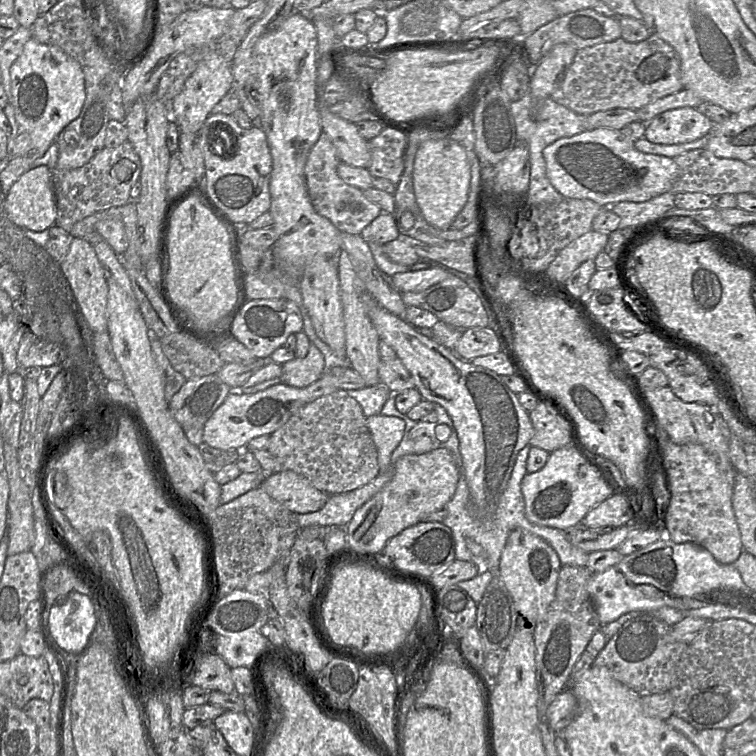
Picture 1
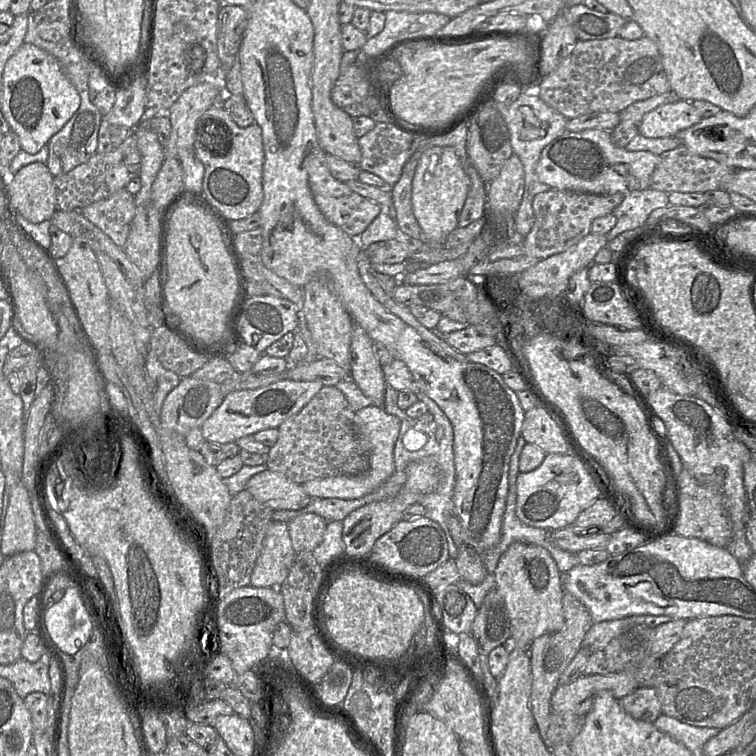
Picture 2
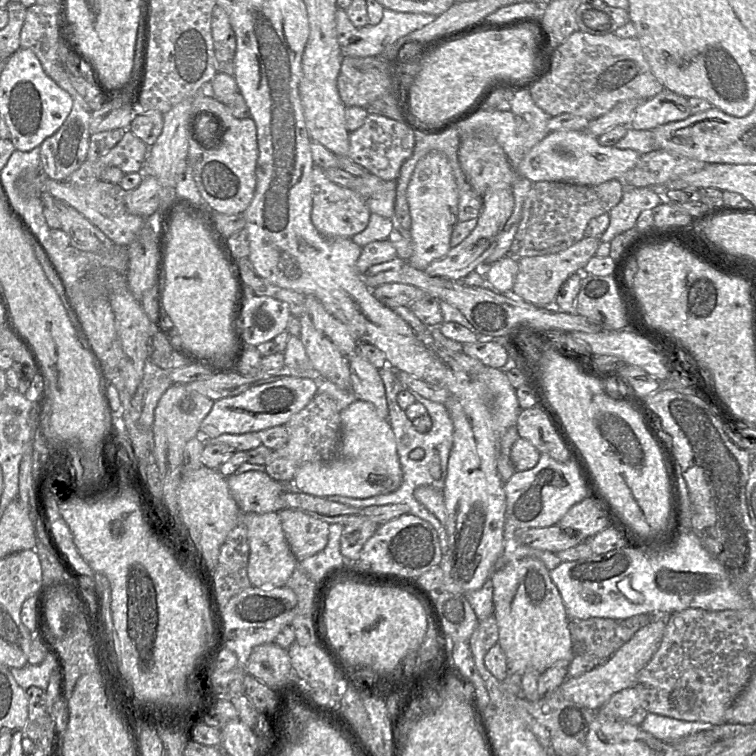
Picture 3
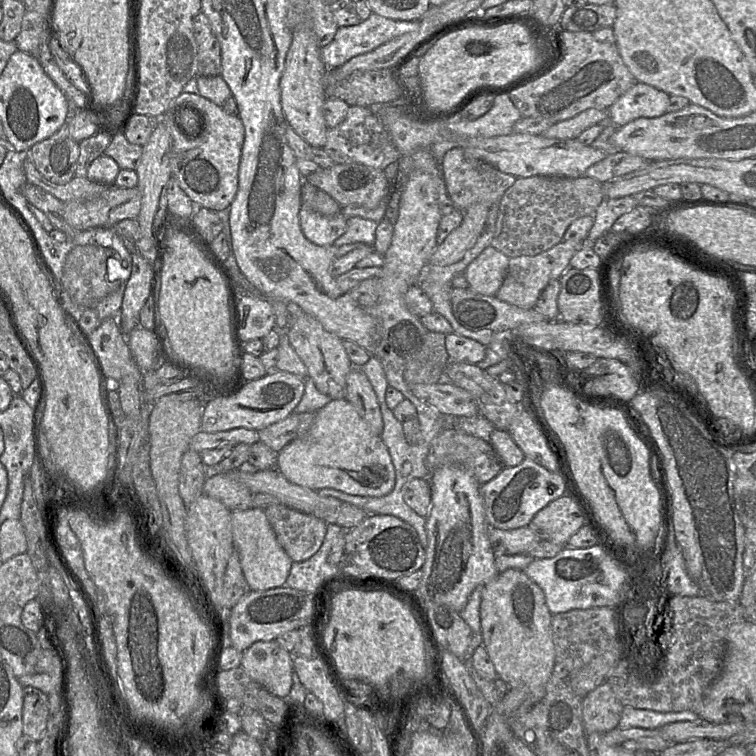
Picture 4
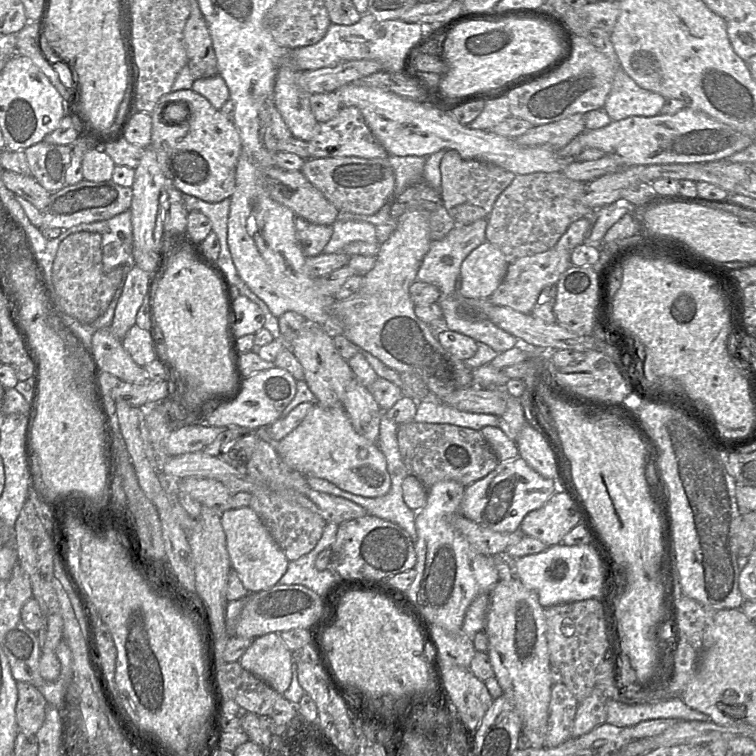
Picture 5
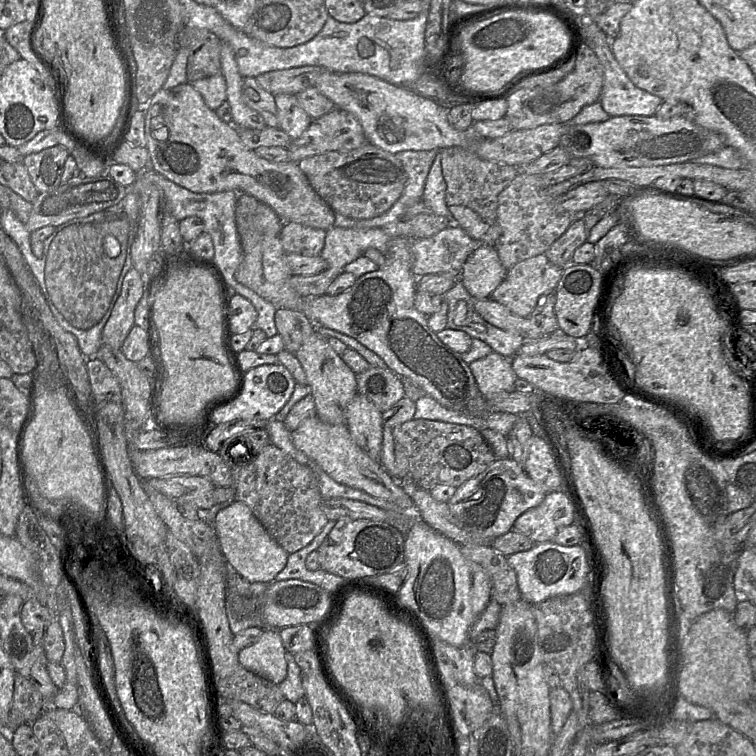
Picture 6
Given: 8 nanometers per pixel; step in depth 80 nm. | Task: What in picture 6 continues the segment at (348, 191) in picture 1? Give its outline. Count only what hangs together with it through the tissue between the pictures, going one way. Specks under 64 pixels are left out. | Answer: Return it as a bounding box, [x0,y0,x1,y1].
[280,222,327,256]

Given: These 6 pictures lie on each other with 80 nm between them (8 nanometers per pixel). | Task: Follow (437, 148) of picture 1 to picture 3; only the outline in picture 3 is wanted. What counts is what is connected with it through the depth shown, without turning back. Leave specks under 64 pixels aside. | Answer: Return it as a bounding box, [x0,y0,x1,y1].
[406,151,459,270]

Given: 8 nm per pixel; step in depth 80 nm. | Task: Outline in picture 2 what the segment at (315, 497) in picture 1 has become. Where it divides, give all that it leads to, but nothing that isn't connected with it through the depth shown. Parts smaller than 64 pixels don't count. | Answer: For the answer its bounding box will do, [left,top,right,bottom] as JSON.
[246,470,310,511]

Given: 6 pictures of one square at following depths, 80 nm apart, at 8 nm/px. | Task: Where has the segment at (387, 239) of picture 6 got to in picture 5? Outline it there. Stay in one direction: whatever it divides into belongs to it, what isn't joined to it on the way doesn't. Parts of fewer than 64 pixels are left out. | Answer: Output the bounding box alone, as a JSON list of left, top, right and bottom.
[322,220,377,253]

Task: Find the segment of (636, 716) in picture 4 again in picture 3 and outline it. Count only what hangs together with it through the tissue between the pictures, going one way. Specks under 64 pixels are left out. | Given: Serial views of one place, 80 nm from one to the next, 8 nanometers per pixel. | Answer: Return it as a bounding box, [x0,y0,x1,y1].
[639,712,714,741]

